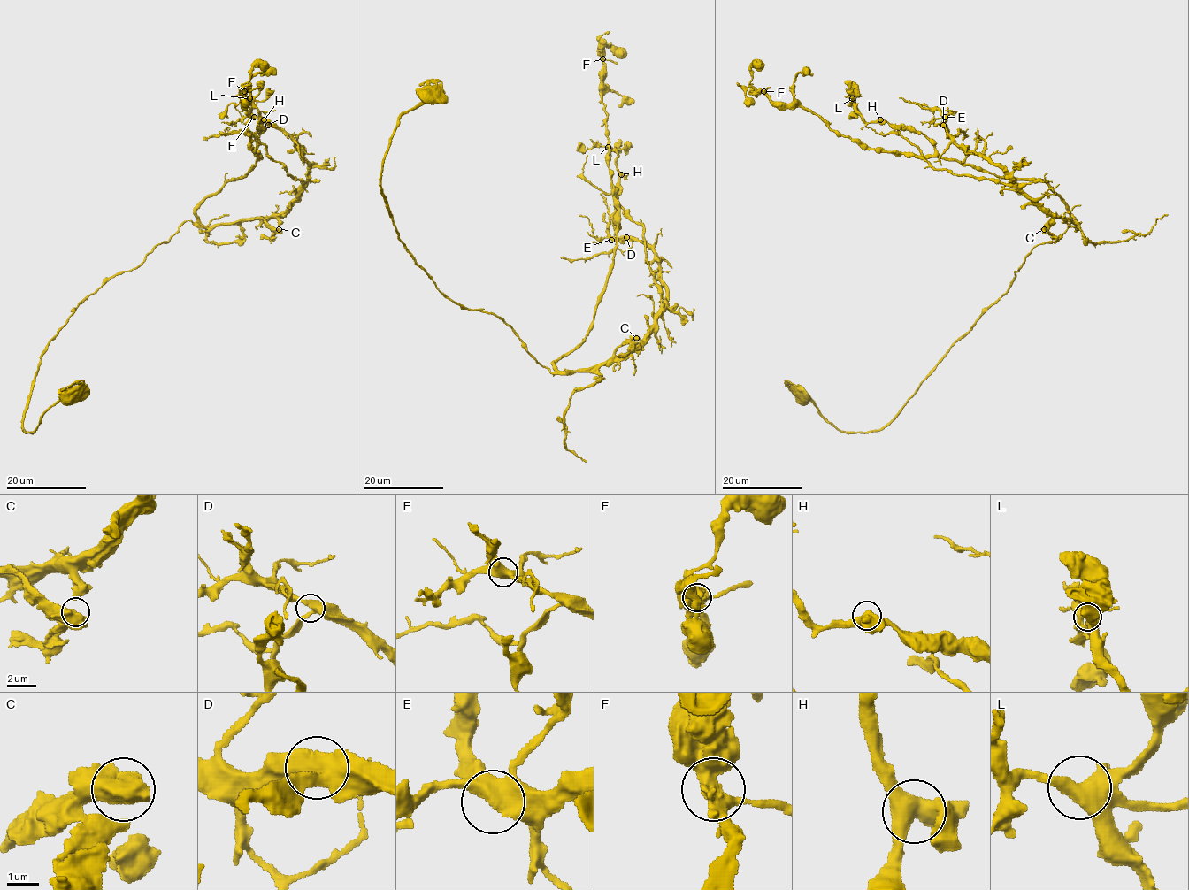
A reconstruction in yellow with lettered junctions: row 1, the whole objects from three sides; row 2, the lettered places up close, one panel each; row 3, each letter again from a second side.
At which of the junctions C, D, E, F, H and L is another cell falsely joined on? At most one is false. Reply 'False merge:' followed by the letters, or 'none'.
False merge: none

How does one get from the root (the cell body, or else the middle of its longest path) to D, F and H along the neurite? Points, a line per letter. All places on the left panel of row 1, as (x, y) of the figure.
D: (71, 395), (23, 429), (41, 355), (89, 295), (188, 220), (278, 217), (306, 186), (299, 149), (268, 125)
F: (71, 395), (23, 429), (41, 355), (77, 307), (195, 222), (197, 207), (258, 159), (244, 91)
H: (71, 395), (33, 433), (23, 429), (45, 347), (89, 295), (195, 222), (208, 197), (256, 162), (264, 119)

